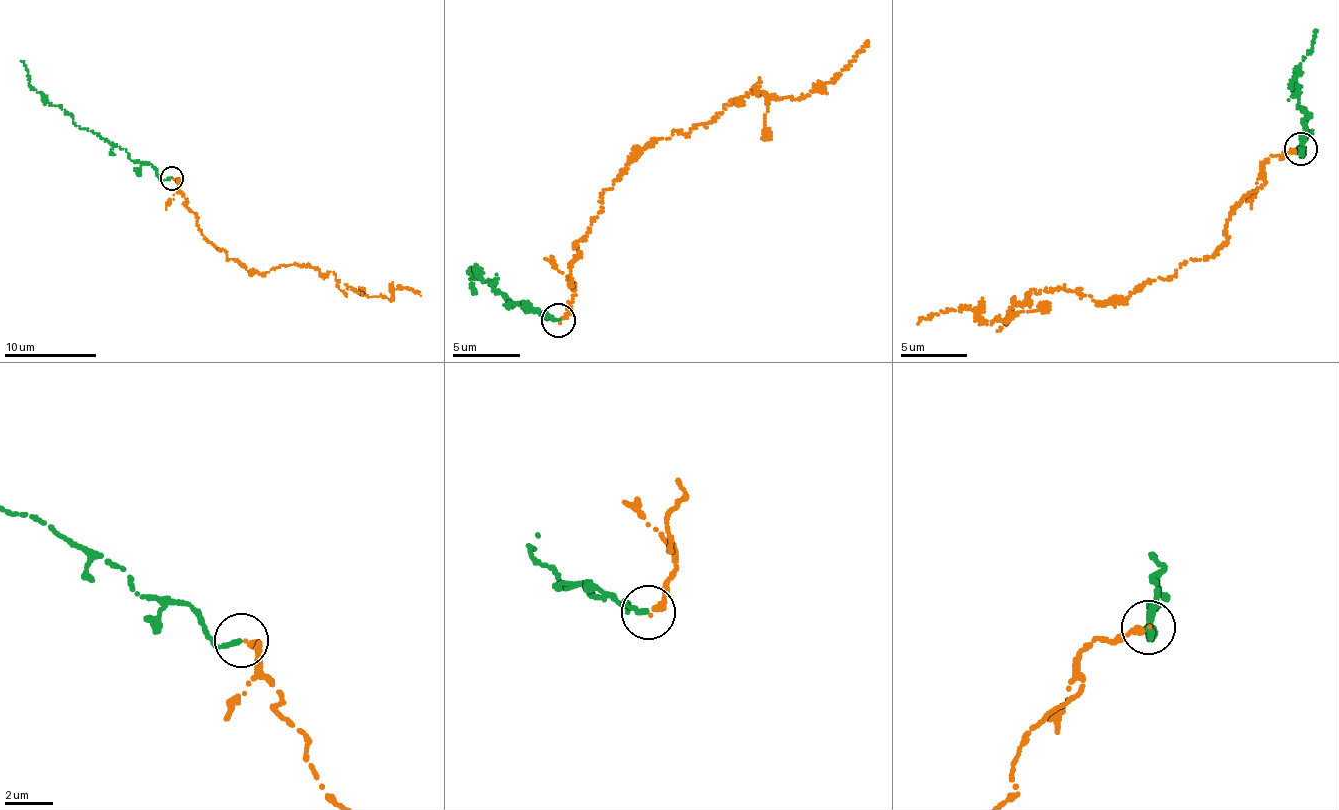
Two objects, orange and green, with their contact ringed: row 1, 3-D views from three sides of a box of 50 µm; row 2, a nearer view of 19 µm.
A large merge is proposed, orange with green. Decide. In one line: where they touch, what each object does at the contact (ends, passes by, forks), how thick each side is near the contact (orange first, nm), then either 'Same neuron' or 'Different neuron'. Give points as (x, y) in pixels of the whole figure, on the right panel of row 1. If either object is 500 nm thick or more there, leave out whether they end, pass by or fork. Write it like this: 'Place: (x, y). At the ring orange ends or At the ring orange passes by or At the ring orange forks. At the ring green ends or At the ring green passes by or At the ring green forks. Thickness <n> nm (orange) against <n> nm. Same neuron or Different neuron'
Place: (1301, 149). At the ring orange ends. At the ring green ends. Thickness 280 nm (orange) against 240 nm. Same neuron

